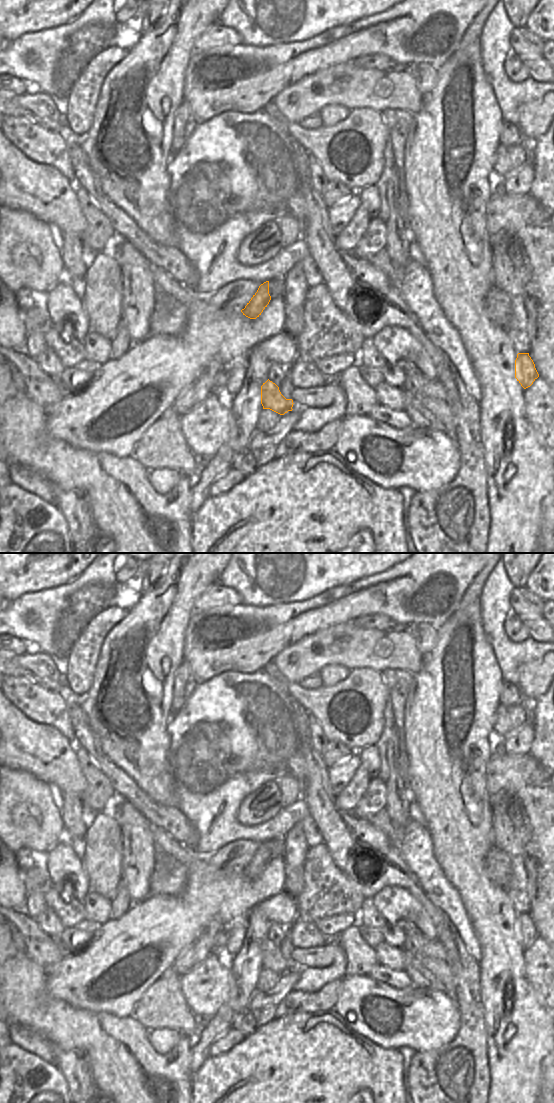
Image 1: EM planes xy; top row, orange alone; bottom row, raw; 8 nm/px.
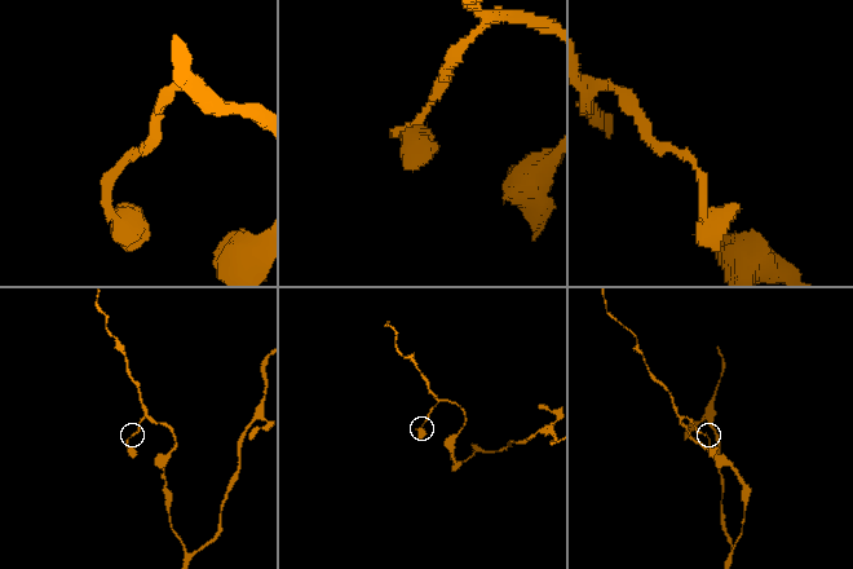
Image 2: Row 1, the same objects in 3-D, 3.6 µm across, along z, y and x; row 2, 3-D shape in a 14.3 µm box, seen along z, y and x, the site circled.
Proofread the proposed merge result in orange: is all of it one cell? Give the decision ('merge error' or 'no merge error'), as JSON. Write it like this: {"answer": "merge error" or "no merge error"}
{"answer": "no merge error"}

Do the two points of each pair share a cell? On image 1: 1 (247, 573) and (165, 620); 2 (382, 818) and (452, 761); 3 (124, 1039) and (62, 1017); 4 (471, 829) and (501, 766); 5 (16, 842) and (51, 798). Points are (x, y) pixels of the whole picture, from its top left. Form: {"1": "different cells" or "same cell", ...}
{"1": "different cells", "2": "different cells", "3": "same cell", "4": "different cells", "5": "same cell"}

